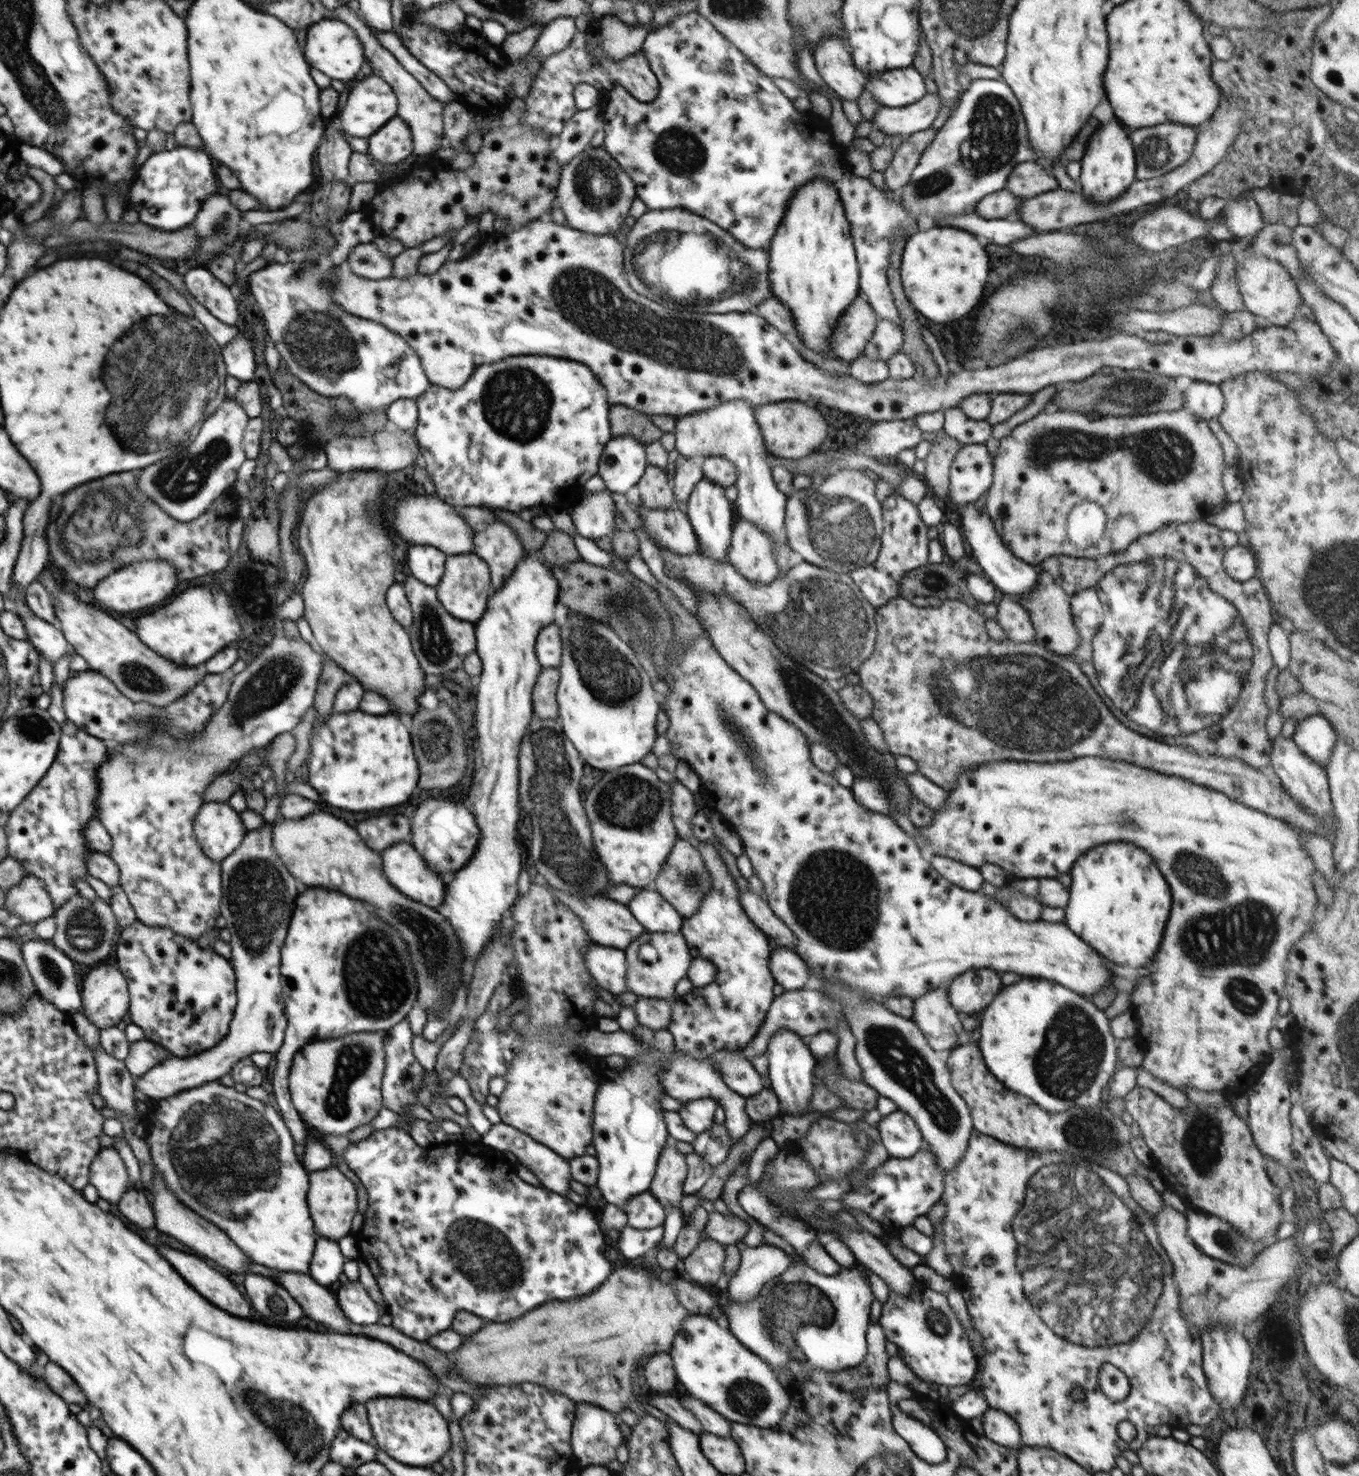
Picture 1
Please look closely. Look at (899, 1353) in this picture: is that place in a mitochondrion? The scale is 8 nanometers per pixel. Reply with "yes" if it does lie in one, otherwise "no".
no

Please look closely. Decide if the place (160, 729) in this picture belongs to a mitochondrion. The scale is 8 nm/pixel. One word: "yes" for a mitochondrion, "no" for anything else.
yes

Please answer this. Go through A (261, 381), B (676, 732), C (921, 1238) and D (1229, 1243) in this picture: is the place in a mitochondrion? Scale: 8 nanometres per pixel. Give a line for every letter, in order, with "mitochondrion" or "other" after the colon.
A: other
B: other
C: other
D: mitochondrion

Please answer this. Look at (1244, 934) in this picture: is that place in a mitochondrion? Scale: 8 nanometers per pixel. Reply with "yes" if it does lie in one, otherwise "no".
yes

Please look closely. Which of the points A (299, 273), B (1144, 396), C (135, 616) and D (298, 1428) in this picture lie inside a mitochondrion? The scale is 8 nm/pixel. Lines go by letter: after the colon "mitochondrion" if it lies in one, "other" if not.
A: mitochondrion
B: mitochondrion
C: other
D: mitochondrion

